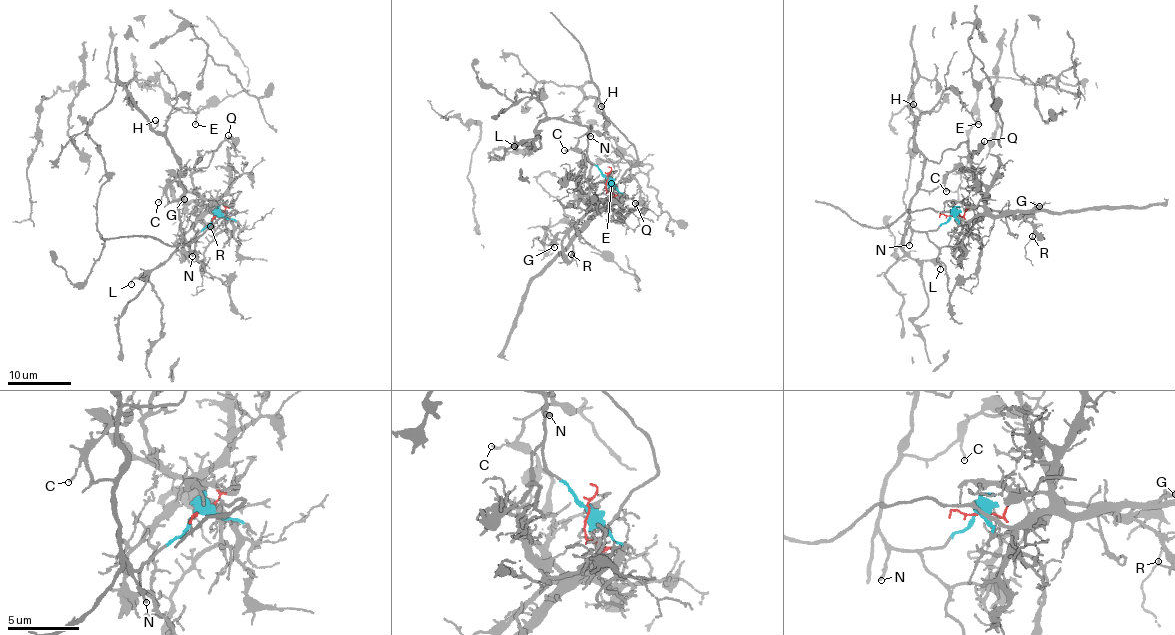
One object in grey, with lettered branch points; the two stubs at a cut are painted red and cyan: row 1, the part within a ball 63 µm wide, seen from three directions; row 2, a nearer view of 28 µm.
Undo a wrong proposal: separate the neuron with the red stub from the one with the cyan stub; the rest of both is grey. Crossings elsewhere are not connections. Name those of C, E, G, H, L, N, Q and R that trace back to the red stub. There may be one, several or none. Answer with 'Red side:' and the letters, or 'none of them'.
Red side: G, R

